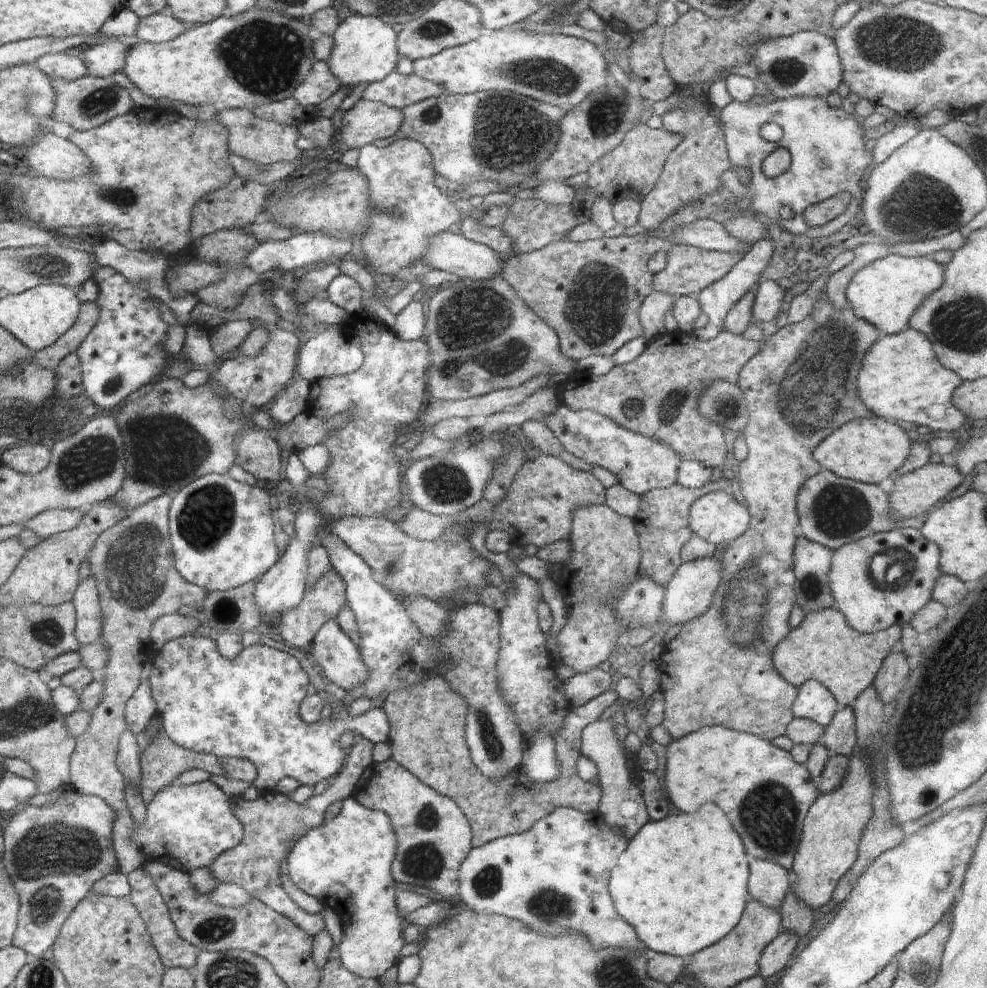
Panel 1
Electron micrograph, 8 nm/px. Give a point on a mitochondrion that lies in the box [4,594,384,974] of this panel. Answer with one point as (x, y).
(45, 853)

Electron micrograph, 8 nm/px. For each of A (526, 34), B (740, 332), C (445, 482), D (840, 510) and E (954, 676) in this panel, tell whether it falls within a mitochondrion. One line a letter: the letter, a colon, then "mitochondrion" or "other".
A: mitochondrion
B: other
C: mitochondrion
D: mitochondrion
E: mitochondrion

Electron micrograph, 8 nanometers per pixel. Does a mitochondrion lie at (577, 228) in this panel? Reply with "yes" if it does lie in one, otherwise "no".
no

